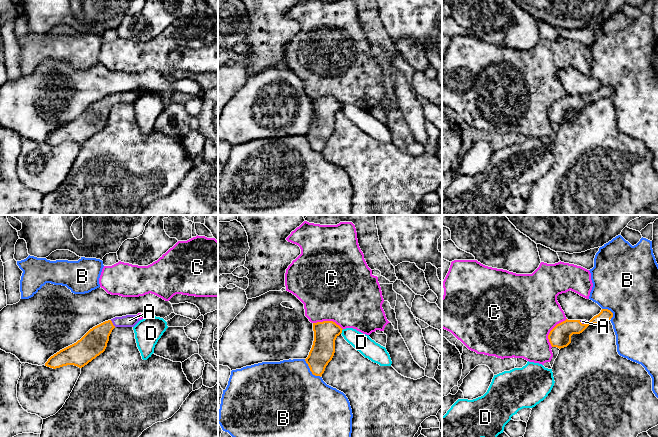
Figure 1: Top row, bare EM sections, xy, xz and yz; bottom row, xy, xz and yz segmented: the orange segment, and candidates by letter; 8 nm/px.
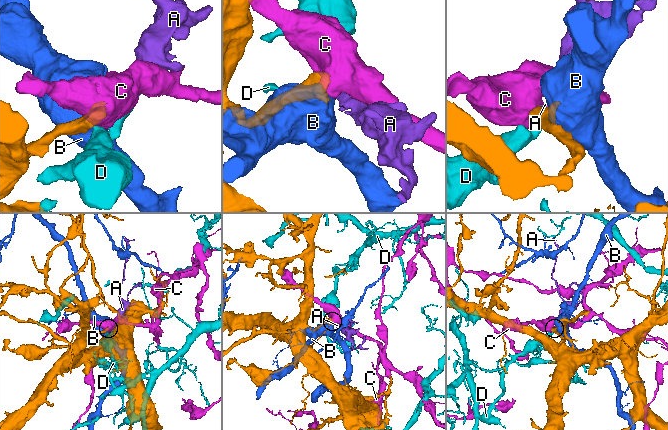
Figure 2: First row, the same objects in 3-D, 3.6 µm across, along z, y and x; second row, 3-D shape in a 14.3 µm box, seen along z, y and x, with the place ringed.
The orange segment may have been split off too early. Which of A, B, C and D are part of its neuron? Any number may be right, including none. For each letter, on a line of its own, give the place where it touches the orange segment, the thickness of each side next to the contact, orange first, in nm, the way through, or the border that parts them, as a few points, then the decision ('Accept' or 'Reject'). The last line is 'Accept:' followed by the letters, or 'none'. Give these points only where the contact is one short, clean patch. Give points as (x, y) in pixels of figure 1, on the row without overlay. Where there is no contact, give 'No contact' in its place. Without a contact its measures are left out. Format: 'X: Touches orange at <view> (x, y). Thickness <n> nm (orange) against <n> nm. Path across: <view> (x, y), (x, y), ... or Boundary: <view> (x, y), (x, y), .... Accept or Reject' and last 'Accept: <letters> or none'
A: Touches orange at xy (112, 99). Thickness 200 nm (orange) against 100 nm. Path across: xy (94, 118), (112, 99), (129, 96). Accept
B: Touches orange at xz (310, 146). Thickness 190 nm (orange) against 500 nm. Reject
C: Touches orange at yz (550, 107). Thickness 180 nm (orange) against 500 nm. Reject
D: Touches orange at xz (341, 107). Thickness 190 nm (orange) against 150 nm. Reject
Accept: A

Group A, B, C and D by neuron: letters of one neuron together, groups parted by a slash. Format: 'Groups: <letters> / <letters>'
Groups: A / B / C / D

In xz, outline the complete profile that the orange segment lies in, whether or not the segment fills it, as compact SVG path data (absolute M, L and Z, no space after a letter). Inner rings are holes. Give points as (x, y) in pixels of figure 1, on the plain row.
M333 97L313 99L314 117L308 133L305 135L315 152L322 152L326 142L335 129L335 116L342 104Z

